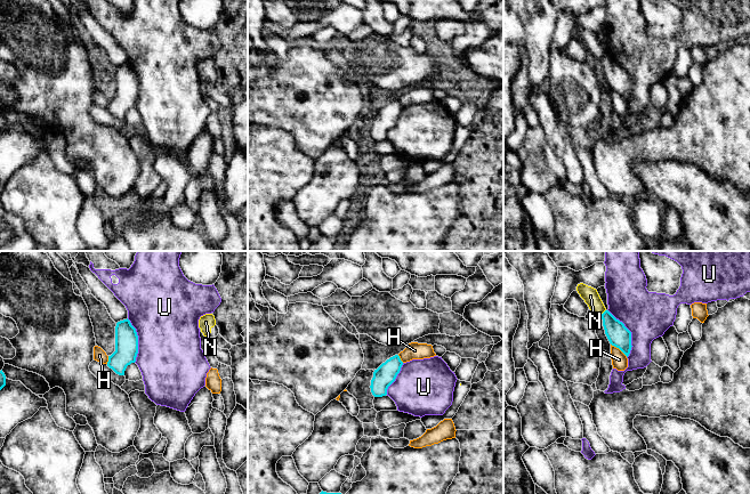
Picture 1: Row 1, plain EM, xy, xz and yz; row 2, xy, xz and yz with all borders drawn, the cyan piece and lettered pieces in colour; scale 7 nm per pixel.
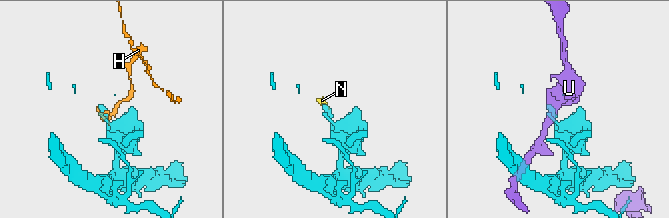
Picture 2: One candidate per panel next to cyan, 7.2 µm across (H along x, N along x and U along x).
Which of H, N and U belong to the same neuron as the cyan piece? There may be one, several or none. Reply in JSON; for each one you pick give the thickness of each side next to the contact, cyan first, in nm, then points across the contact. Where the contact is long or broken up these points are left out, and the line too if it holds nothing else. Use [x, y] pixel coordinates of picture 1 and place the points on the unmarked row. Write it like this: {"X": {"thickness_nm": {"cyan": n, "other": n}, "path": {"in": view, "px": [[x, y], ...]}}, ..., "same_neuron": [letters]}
{"same_neuron": []}

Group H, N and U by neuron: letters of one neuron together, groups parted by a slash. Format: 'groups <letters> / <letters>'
groups H / N / U

